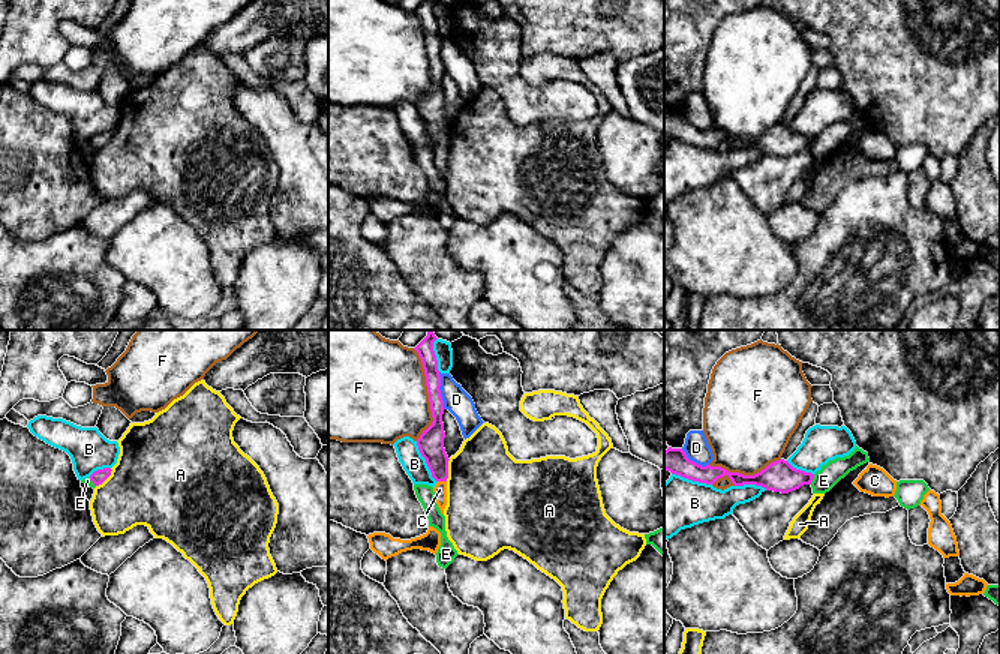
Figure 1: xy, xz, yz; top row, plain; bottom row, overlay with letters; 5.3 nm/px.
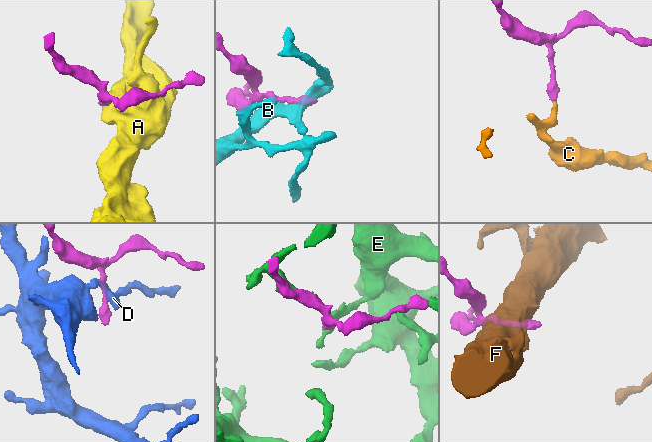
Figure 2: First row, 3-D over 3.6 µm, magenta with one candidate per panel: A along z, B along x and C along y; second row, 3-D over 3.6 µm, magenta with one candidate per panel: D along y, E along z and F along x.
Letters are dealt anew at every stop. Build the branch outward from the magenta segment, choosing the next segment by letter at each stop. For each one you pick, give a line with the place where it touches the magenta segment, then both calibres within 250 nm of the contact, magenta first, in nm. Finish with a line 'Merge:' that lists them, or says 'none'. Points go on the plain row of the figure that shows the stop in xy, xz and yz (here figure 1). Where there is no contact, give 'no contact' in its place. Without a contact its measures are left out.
C: xz (443, 144) | 140/70 nm
Merge: C

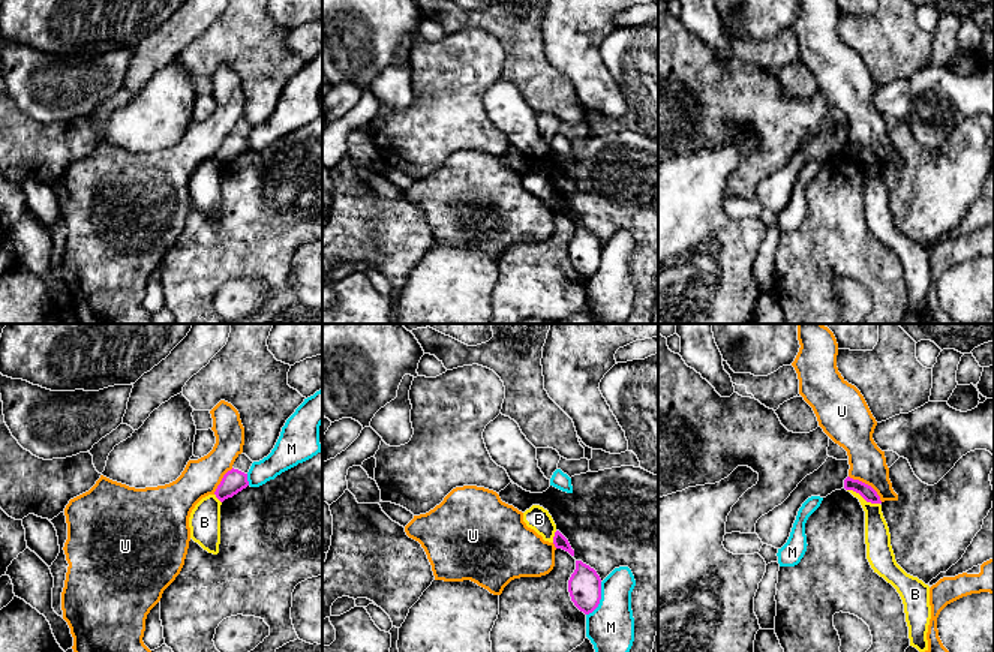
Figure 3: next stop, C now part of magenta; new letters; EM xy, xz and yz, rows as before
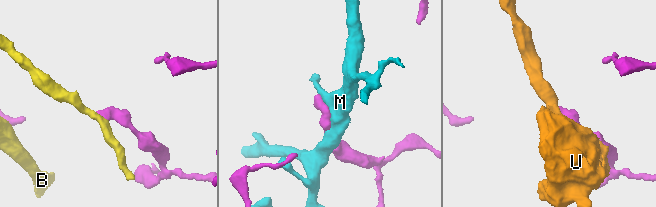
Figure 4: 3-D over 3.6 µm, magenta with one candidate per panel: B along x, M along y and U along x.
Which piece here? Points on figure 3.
Merge: none

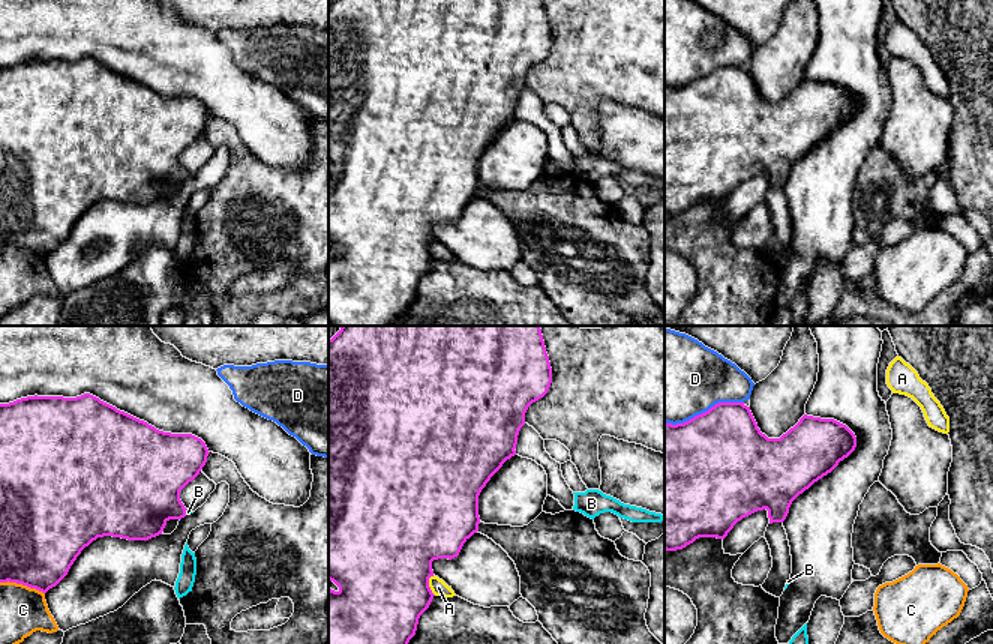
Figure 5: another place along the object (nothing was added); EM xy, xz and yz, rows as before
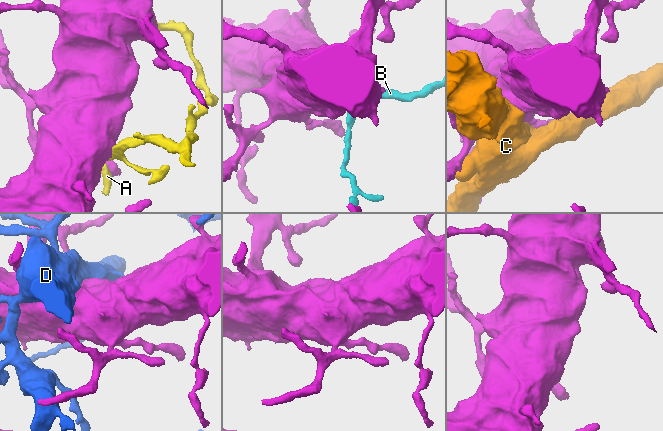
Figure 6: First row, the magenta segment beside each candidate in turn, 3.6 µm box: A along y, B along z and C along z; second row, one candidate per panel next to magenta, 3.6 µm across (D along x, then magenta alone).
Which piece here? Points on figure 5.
B: xy (185, 176) | 400/30 nm
Merge: B

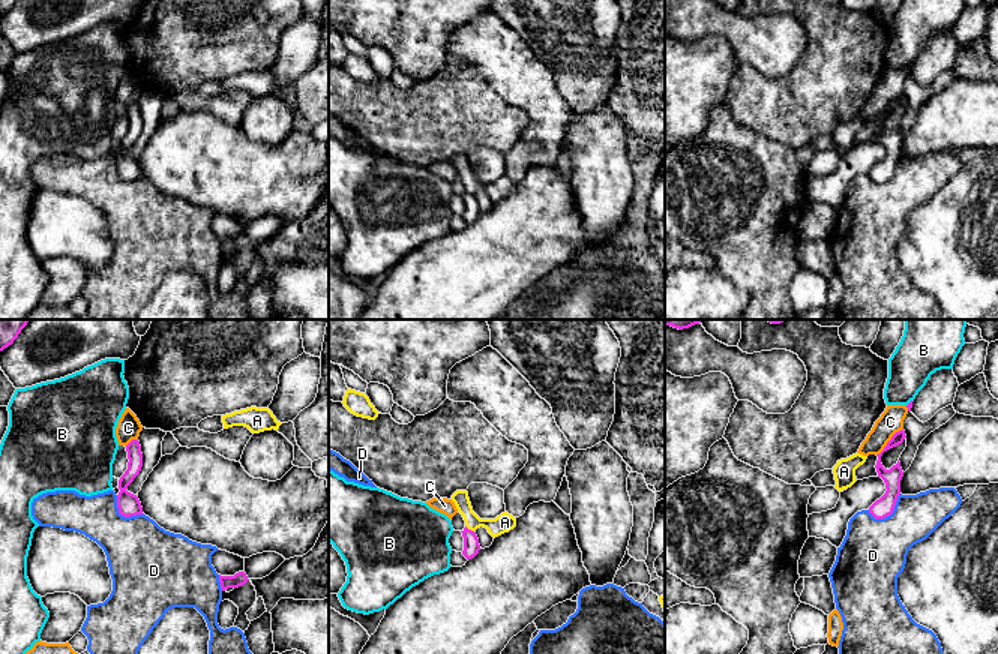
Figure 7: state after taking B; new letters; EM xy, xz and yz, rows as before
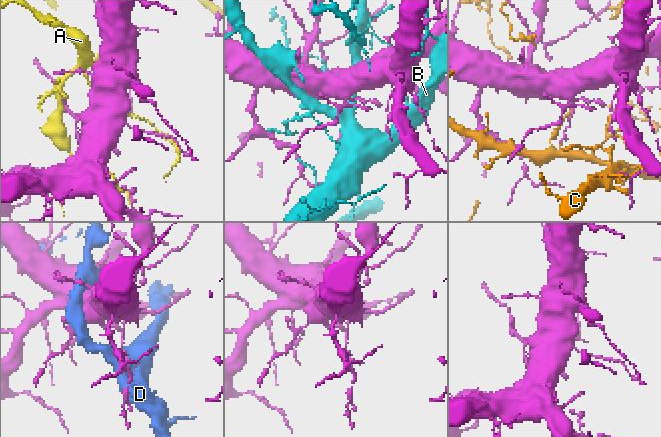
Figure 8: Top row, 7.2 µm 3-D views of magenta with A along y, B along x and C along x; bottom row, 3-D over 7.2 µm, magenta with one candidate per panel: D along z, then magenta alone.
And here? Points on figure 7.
Merge: none

